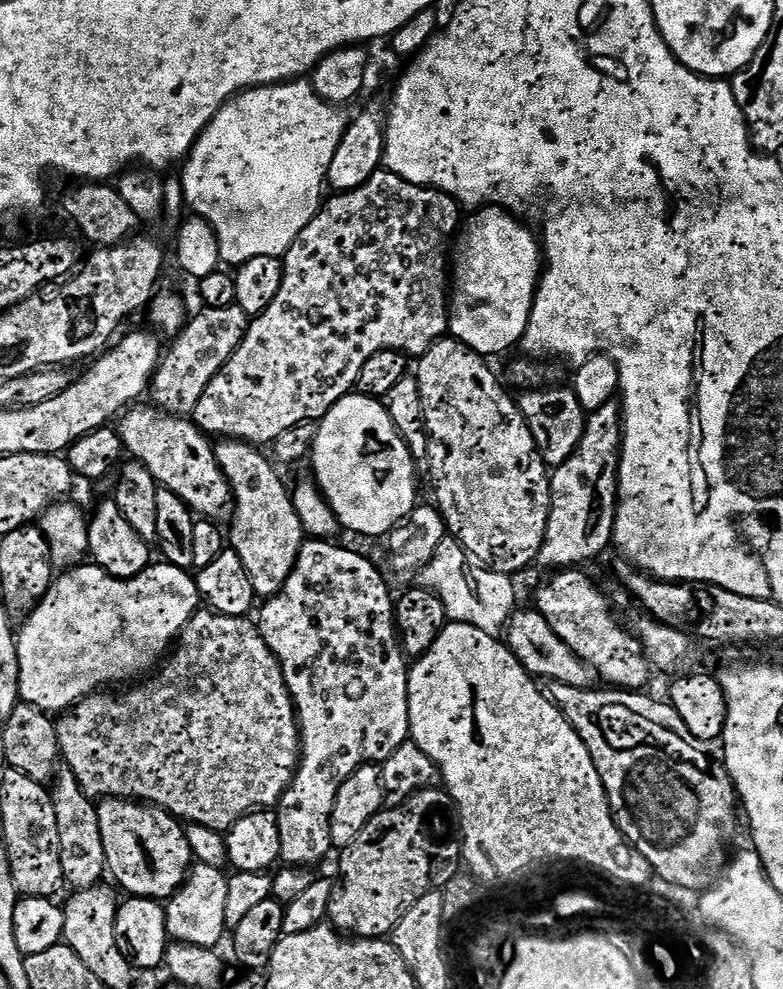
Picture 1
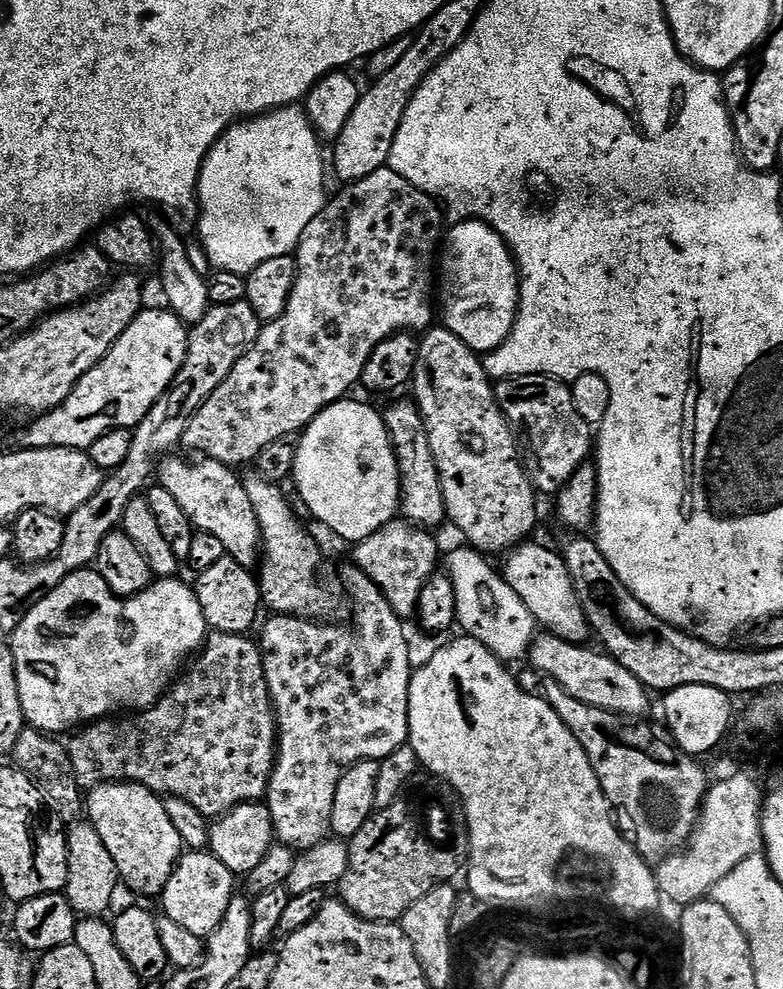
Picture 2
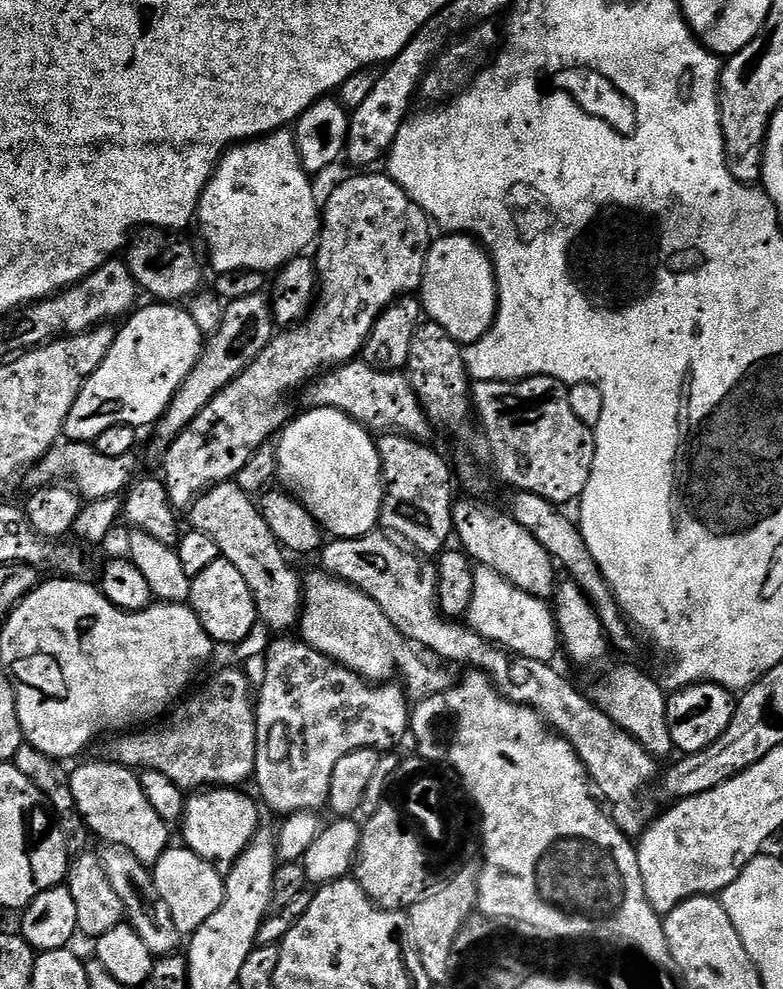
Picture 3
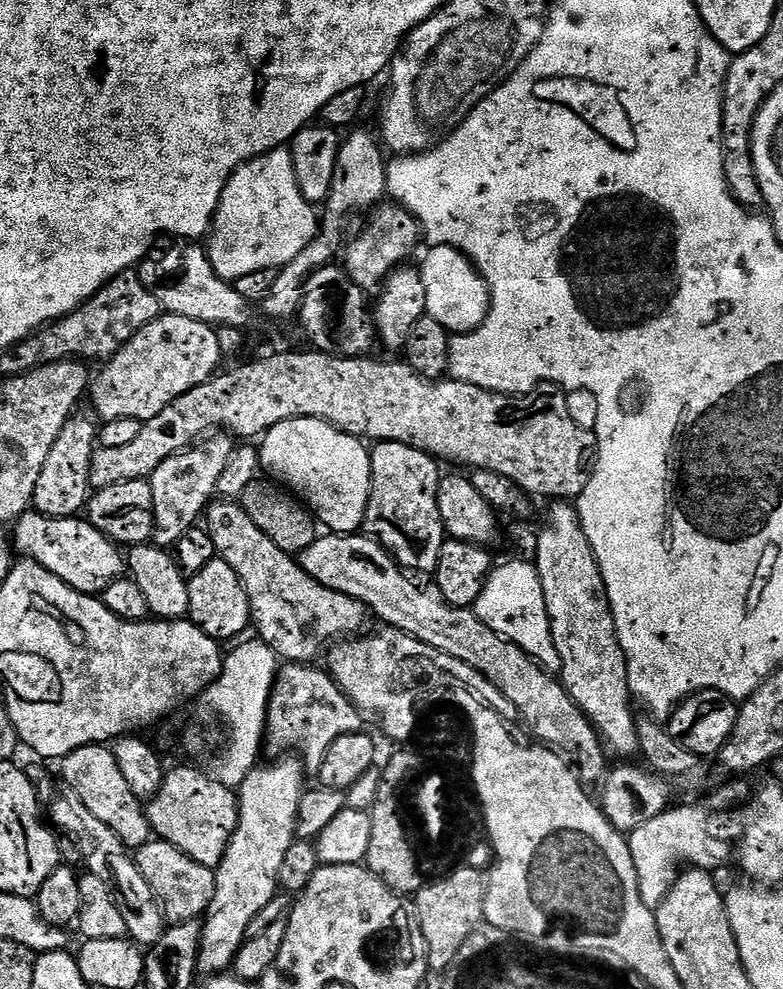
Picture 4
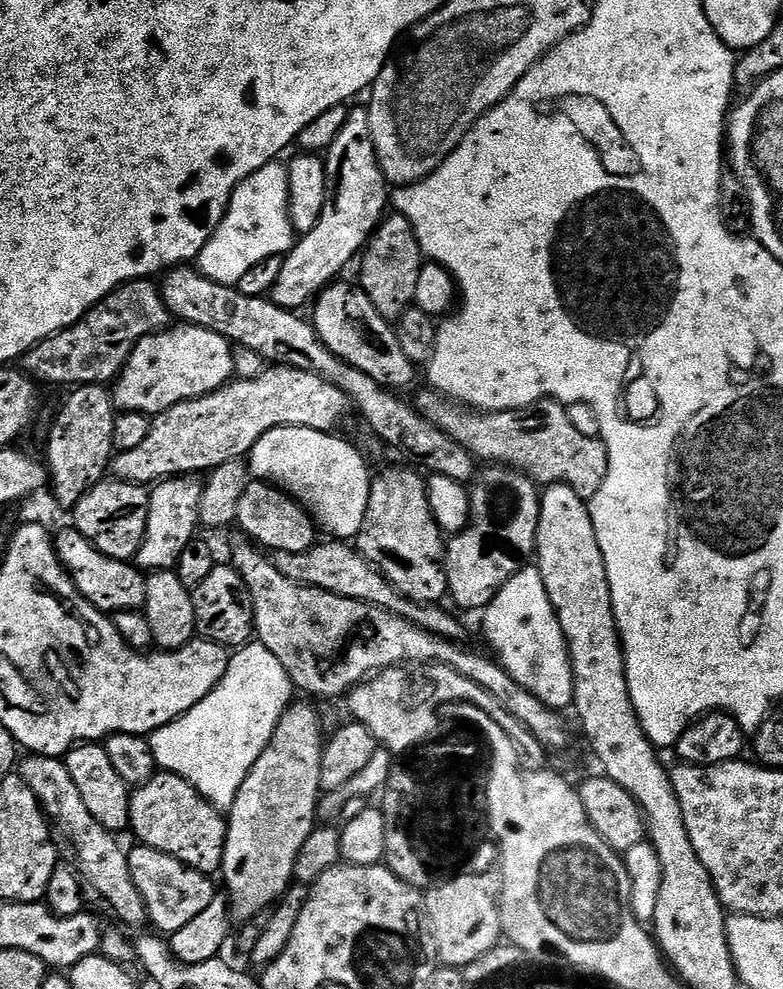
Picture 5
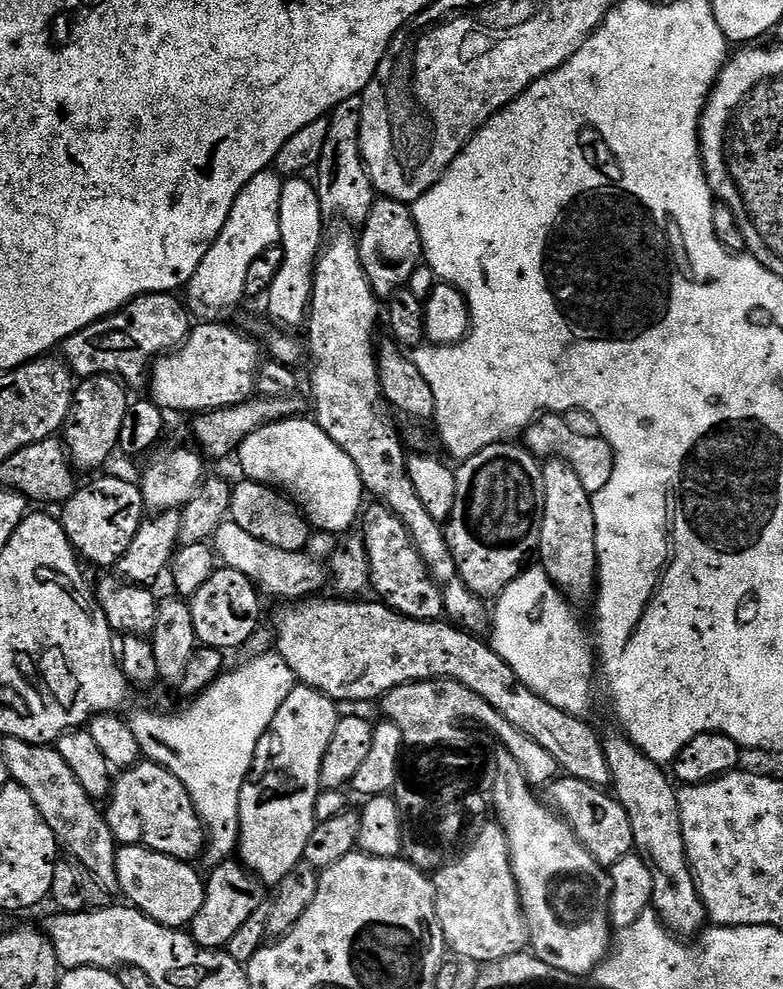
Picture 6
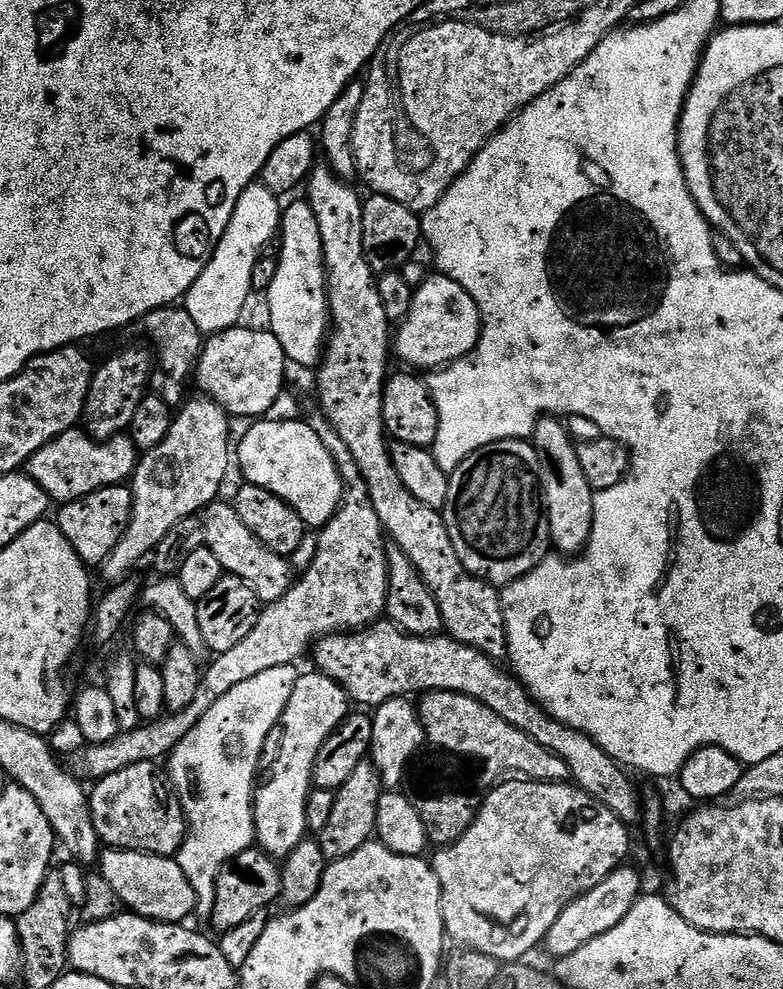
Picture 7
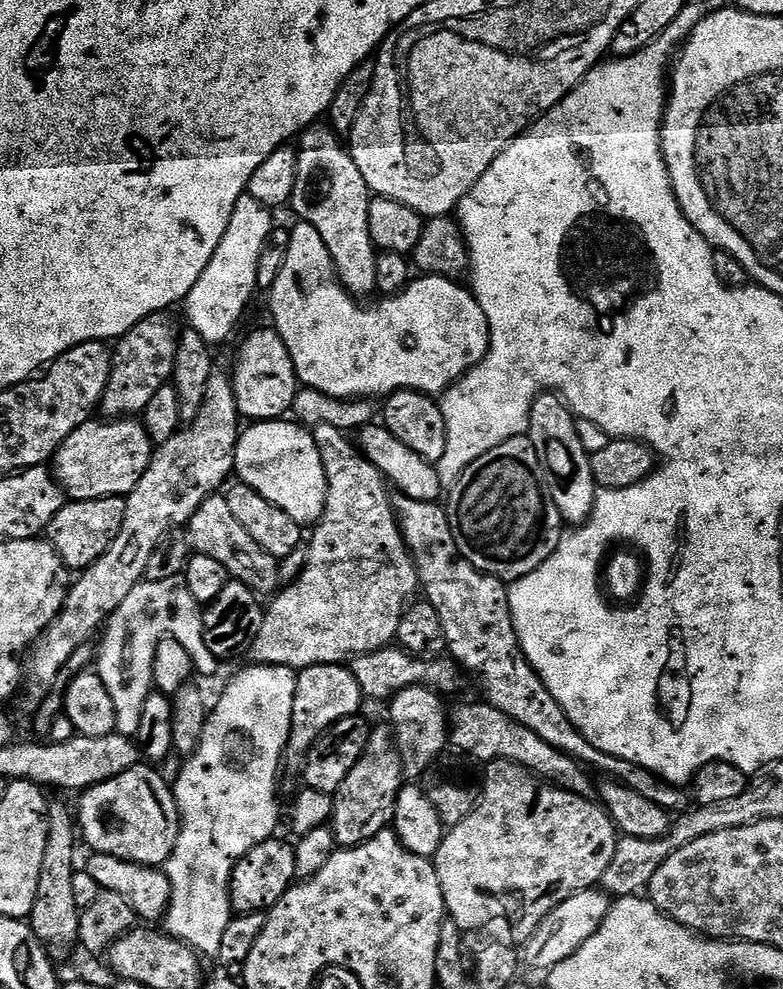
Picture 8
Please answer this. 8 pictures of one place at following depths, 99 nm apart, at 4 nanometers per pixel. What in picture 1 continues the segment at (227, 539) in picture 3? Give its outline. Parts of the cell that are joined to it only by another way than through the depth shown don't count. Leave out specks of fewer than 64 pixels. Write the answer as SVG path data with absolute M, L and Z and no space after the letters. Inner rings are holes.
M144 402L137 403L127 409L119 421L118 431L125 453L146 466L160 487L178 494L178 498L182 498L182 502L186 502L197 517L223 521L223 516L225 519L229 515L234 501L232 487L216 461L213 441L191 419L147 406Z

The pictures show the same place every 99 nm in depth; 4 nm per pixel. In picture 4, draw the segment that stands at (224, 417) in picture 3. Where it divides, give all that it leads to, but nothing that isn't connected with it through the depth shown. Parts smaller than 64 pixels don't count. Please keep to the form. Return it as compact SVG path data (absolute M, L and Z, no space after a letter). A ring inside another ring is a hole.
M380 202L367 213L368 225L346 244L343 253L346 274L360 289L376 290L383 284L385 277L395 268L401 267L404 260L419 244L422 244L422 229L407 208L395 202ZM212 434L195 443L187 452L179 452L158 470L150 478L152 493L154 494L154 508L156 514L156 534L154 543L156 547L165 550L171 549L186 534L186 530L197 527L196 520L205 515L210 501L217 495L218 480L222 478L222 472L226 470L228 459L234 451L234 440L228 434Z

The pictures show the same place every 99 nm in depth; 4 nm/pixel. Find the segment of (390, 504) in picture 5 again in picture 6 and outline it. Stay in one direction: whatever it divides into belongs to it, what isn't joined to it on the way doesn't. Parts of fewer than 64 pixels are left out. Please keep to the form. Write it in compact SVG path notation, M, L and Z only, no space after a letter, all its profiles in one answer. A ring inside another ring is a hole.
M376 502L371 506L372 513L362 531L372 574L371 591L376 591L380 595L377 597L400 616L411 620L440 620L444 616L440 587L429 574L426 562L418 554L406 526L393 512L388 511L386 505Z

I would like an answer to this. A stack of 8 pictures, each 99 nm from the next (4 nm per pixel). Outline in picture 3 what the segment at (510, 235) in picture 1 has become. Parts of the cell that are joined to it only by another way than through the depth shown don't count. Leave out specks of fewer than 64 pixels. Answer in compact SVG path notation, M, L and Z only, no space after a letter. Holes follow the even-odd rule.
M468 234L437 235L428 251L422 285L422 308L427 319L442 326L451 340L467 346L491 330L499 302L496 268L487 248Z

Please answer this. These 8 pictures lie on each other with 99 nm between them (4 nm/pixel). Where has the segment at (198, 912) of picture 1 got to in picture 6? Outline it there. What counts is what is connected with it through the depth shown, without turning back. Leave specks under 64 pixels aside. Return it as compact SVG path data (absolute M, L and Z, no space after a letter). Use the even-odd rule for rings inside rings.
M125 844L116 849L116 865L118 866L119 891L129 905L145 912L150 919L167 928L187 929L192 923L194 914L202 910L204 901L203 875L192 869L187 860L176 860L161 852L142 848L139 844Z

